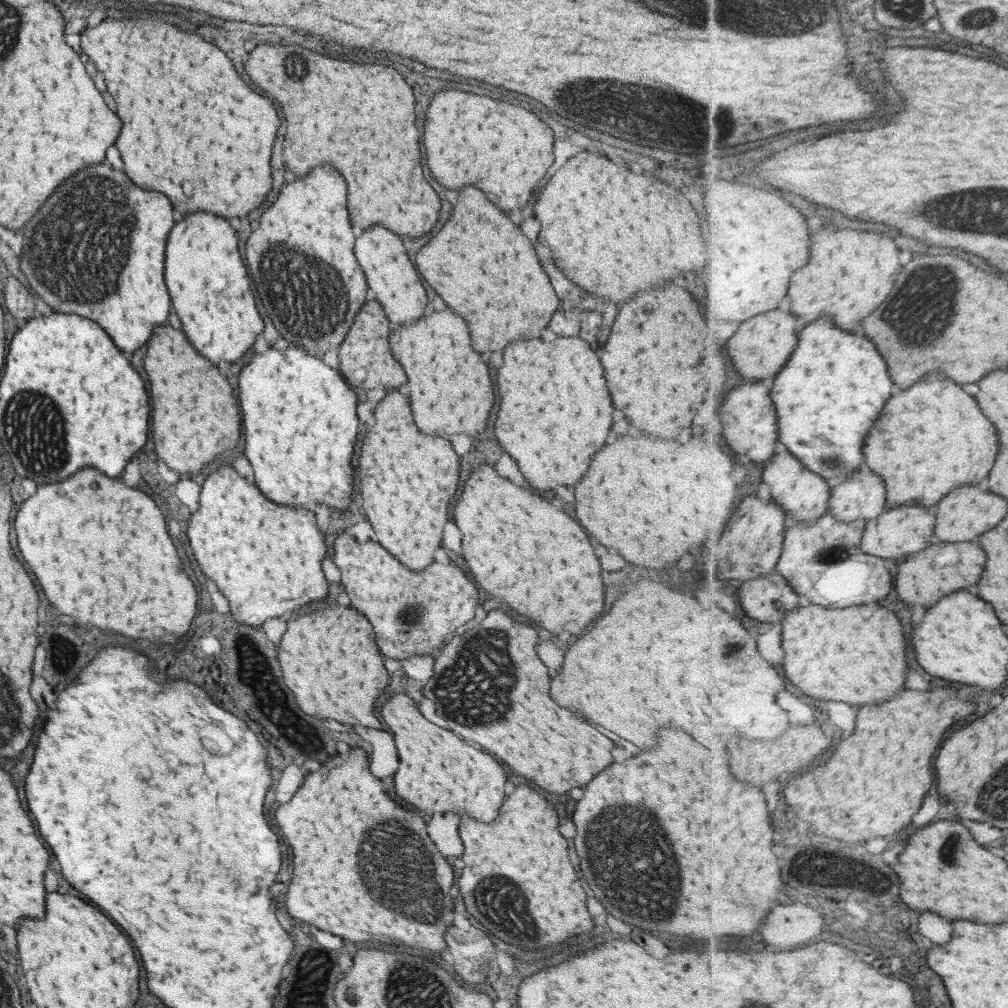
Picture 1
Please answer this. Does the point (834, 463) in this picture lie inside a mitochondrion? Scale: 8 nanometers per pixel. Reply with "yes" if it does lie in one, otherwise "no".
yes

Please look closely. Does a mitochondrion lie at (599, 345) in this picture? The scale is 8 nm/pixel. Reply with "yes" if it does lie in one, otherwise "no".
no

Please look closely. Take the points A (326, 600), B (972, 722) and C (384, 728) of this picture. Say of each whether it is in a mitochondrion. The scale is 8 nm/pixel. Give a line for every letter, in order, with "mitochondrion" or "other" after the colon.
A: other
B: other
C: other

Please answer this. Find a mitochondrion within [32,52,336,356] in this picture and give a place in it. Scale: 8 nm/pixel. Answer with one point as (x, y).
(297, 68)

